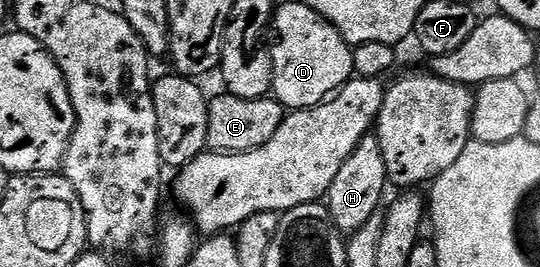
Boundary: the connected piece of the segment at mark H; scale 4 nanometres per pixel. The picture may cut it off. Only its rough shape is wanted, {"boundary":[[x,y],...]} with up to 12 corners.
{"boundary":[[379,136],[342,163],[326,194],[334,227],[357,233],[389,188]]}

